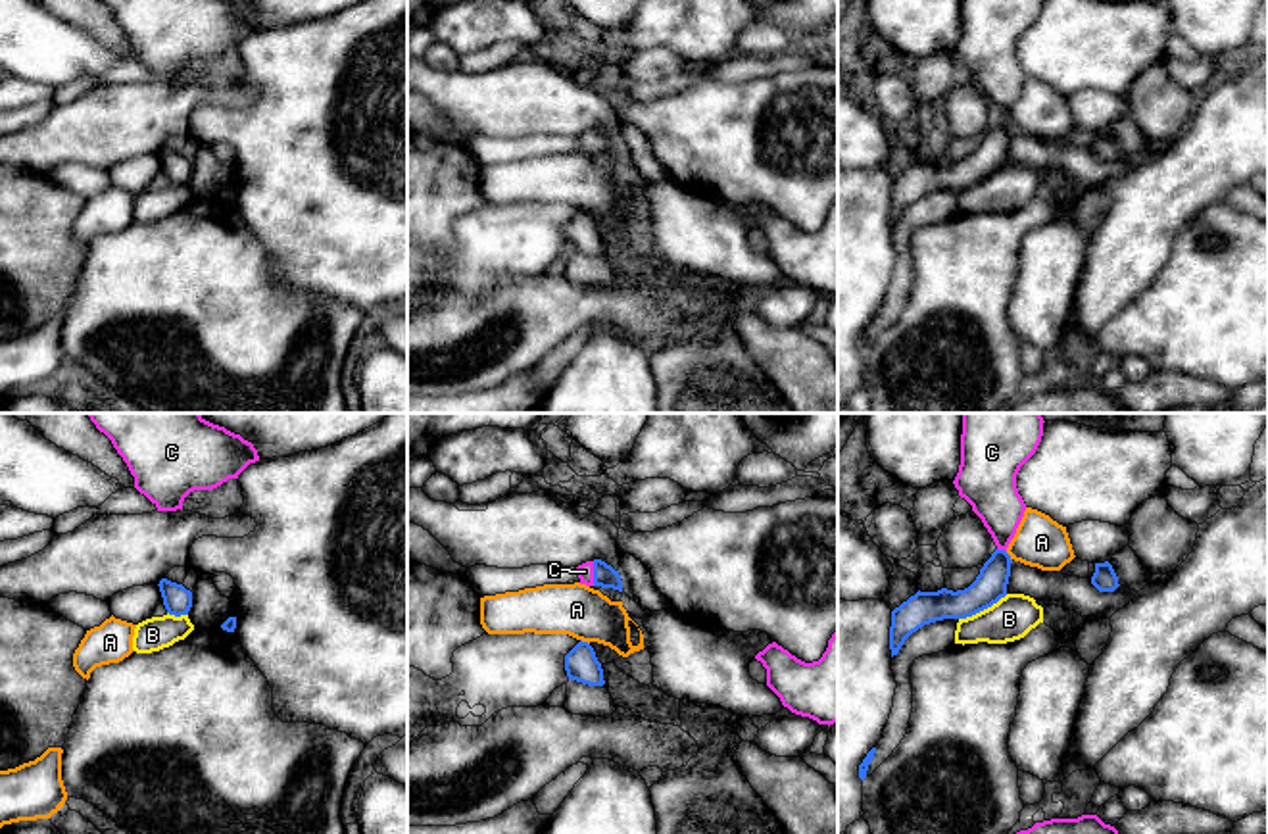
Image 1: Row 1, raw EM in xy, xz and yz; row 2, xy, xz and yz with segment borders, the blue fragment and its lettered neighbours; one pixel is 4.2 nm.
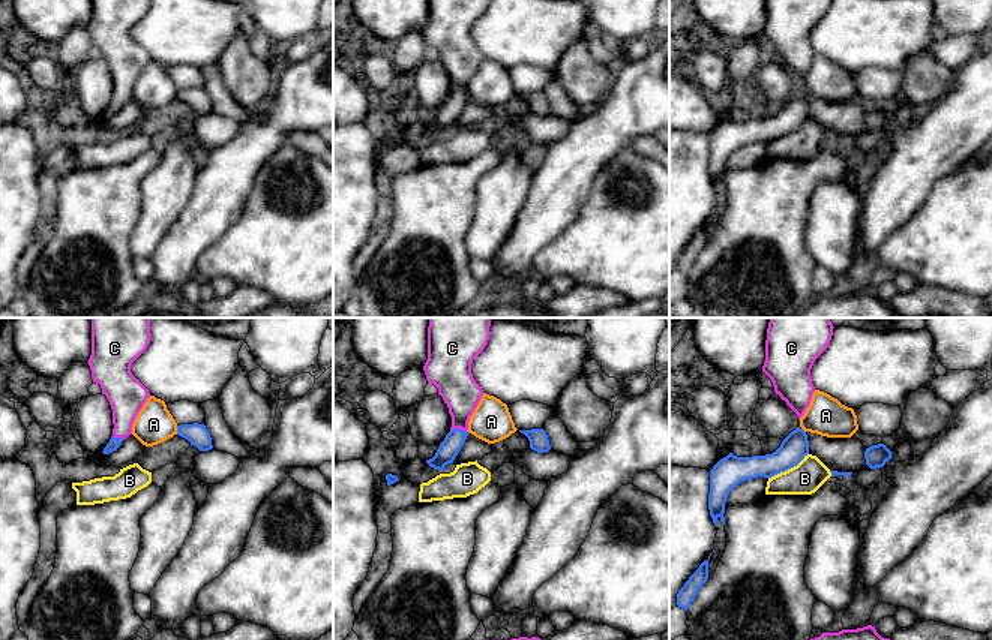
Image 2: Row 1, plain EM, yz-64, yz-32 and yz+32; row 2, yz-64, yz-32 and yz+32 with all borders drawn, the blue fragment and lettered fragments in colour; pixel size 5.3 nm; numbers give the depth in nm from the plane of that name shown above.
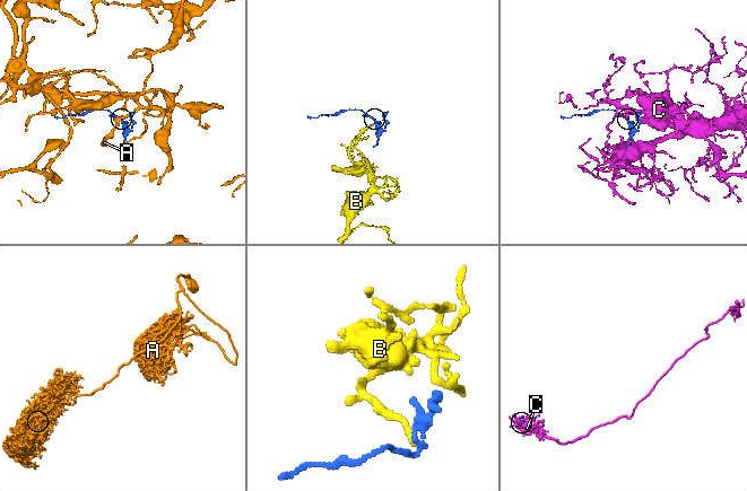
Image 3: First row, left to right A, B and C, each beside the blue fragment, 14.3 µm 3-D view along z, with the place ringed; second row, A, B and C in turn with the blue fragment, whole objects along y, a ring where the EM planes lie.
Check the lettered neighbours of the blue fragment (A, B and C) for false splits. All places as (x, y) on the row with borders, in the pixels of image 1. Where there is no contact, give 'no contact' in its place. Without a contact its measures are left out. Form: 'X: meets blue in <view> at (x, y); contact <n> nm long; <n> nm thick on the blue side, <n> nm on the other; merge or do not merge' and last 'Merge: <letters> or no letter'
A: meets blue in xz at (585, 642); contact 50 nm long; 140 nm thick on the blue side, 220 nm on the other; do not merge
B: meets blue in yz at (982, 610); contact 240 nm long; 140 nm thick on the blue side, 180 nm on the other; do not merge
C: meets blue in xz at (594, 573); contact 100 nm long; 100 nm thick on the blue side, 70 nm on the other; merge
Merge: C

